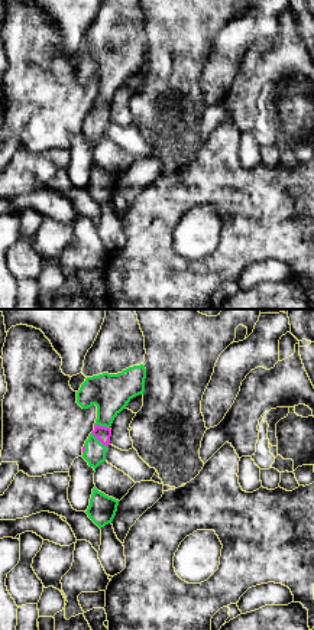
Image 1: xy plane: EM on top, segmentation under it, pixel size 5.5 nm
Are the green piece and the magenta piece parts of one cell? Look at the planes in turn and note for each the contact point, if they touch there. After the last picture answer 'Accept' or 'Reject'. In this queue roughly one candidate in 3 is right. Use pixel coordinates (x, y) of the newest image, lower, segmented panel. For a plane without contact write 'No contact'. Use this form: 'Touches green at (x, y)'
Touches green at (99, 441)

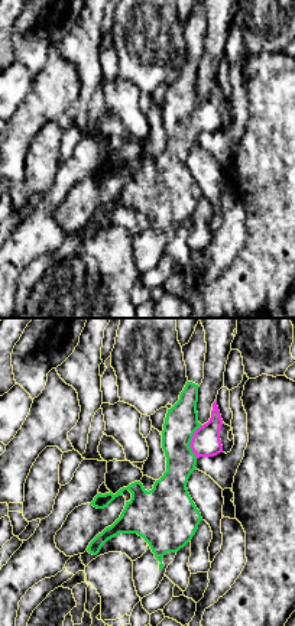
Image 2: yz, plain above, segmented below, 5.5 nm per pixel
Touches green at (190, 441)

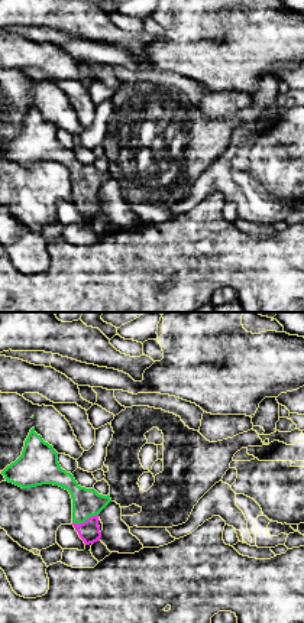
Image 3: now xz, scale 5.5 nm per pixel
Touches green at (84, 521)

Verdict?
Accept

